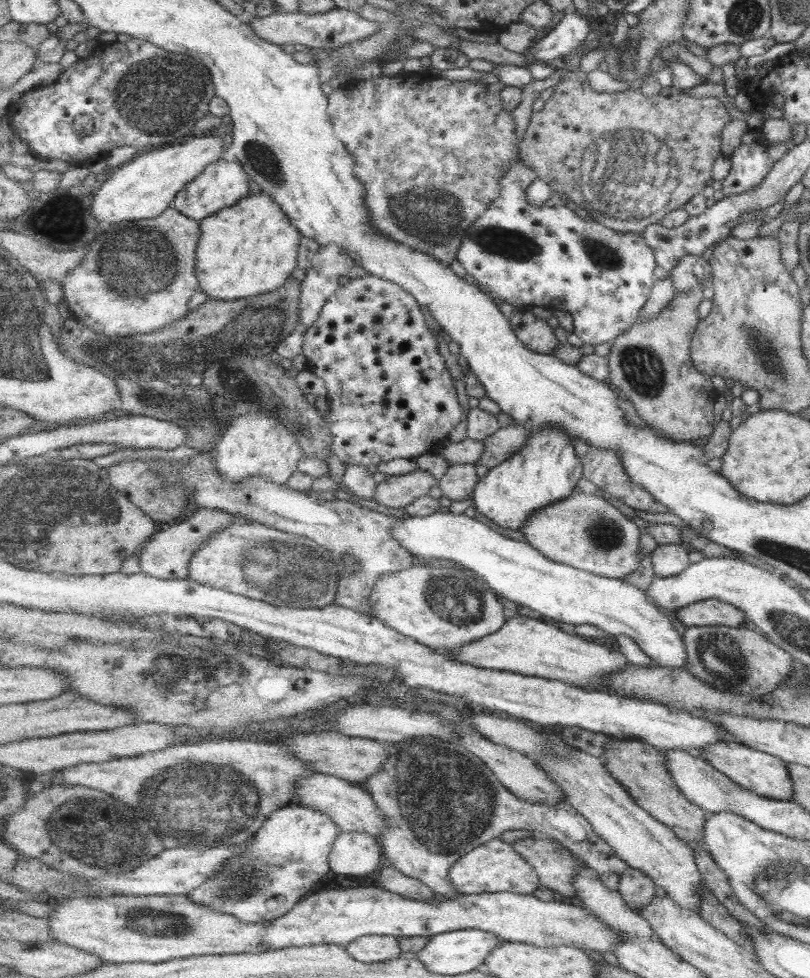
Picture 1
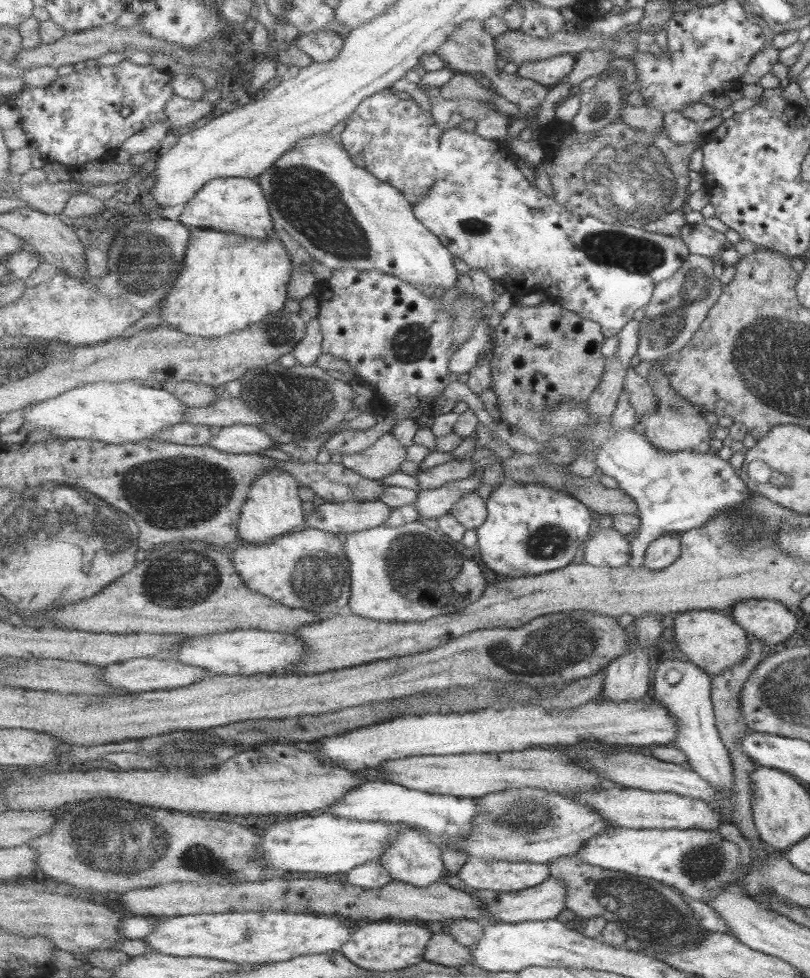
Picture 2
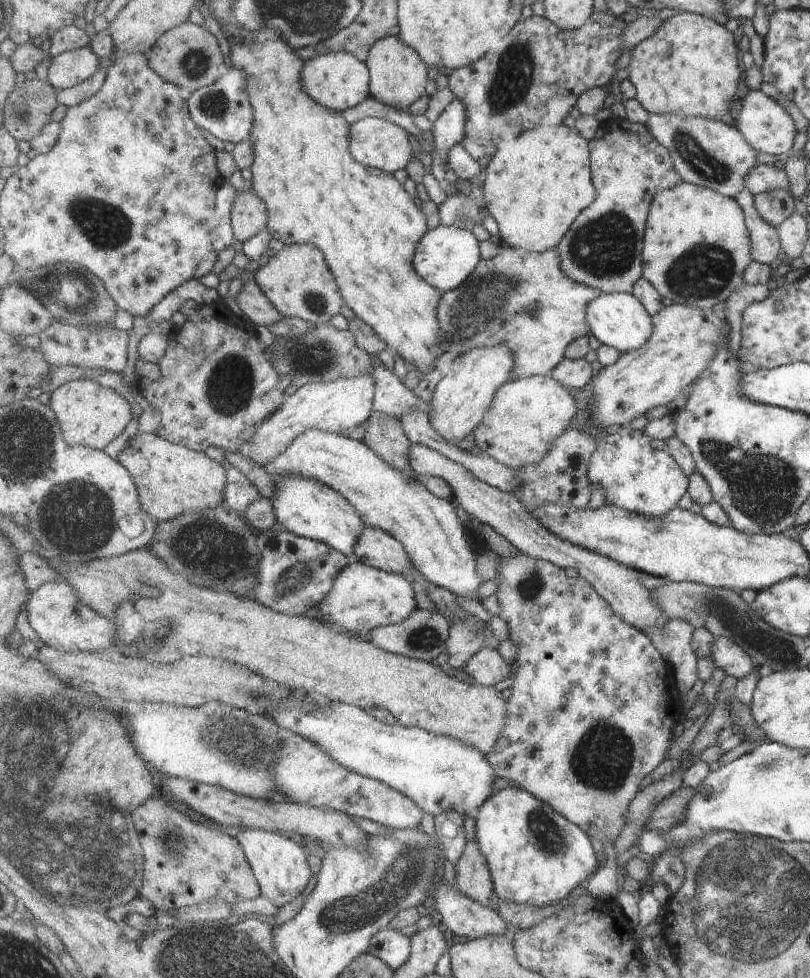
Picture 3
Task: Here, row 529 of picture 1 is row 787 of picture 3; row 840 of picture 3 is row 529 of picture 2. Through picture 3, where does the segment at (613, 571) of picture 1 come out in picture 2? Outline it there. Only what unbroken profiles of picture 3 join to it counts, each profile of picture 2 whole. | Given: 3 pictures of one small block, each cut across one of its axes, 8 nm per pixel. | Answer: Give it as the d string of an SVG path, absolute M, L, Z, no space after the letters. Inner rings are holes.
M615 527L594 531L592 537L585 542L585 562L601 567L628 566L633 559L632 539Z

